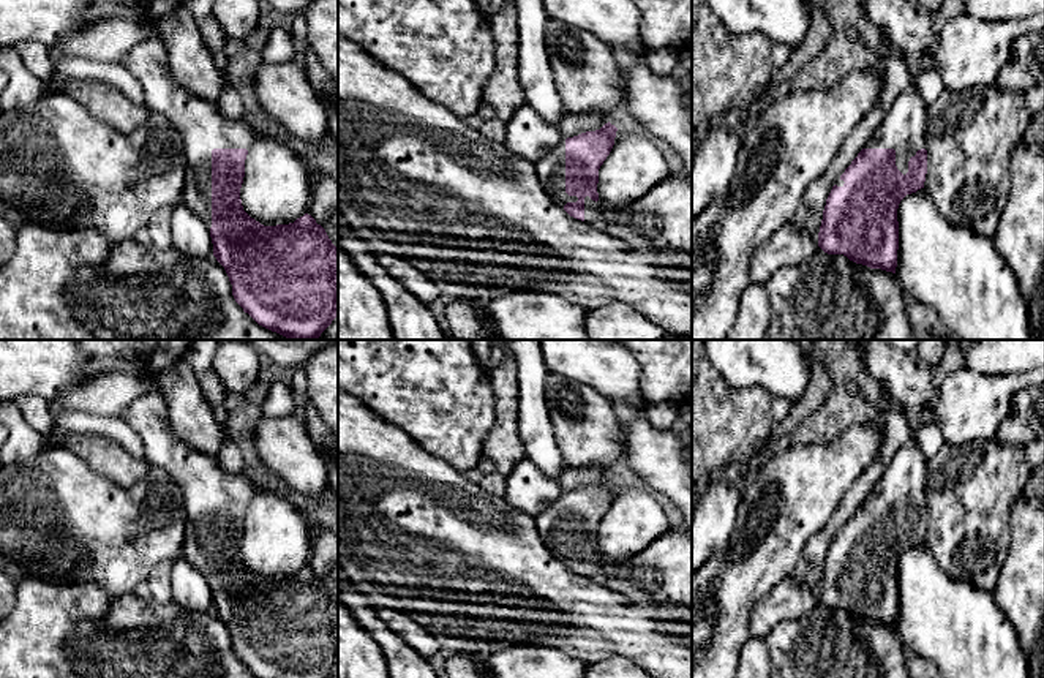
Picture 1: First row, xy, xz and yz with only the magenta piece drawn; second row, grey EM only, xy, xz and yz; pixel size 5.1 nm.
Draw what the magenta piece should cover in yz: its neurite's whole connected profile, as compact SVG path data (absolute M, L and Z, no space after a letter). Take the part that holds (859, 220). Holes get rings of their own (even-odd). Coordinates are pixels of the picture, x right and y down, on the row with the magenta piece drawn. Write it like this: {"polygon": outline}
{"polygon": "M914 85L902 92L866 147L832 186L823 210L818 247L856 264L896 273L900 201L924 188L927 104Z"}

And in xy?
{"polygon": "M156 30L145 41L131 47L122 65L141 82L145 106L152 112L164 115L178 131L186 160L183 204L210 231L213 256L229 277L235 302L259 326L287 340L317 340L338 316L338 175L321 174L310 164L310 155L300 153L311 172L311 201L306 213L289 224L261 224L243 210L240 199L245 160L248 150L259 139L261 131L243 119L226 119L218 104L196 98L177 84L171 74L169 58Z"}

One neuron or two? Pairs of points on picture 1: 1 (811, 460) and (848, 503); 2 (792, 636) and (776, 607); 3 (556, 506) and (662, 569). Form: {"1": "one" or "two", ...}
{"1": "two", "2": "two", "3": "one"}

